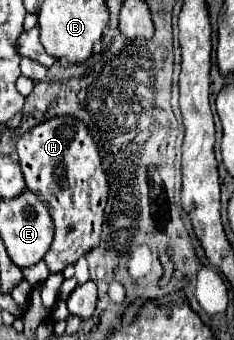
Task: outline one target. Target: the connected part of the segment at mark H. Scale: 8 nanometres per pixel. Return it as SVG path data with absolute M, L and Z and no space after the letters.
M55 117L21 135L17 141L17 155L29 191L47 205L53 217L55 239L43 261L51 273L59 273L97 247L101 239L103 207L109 183L101 169L99 151L83 121L73 117Z

